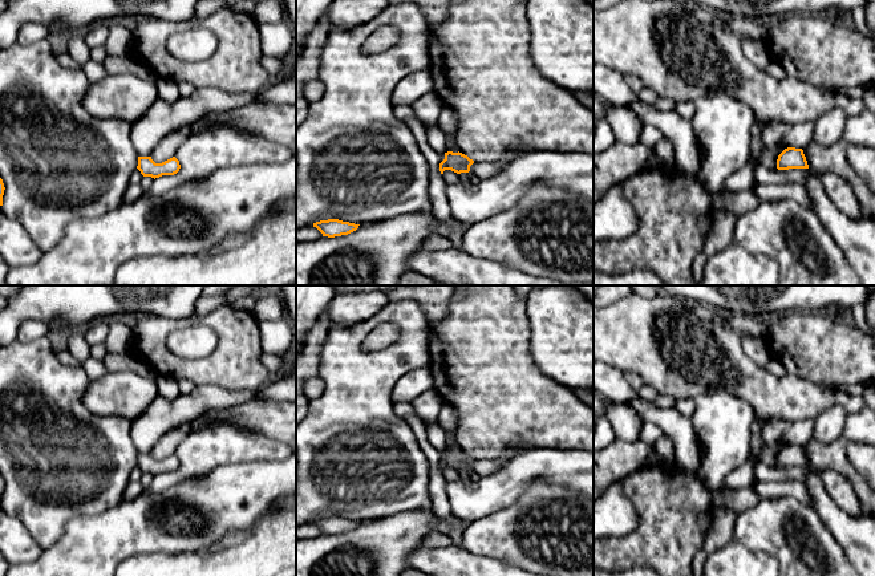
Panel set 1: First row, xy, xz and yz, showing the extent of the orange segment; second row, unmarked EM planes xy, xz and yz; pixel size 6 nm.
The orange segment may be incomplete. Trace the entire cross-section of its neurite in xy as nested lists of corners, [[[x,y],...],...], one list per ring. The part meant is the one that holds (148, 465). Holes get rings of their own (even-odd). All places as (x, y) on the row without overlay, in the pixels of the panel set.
[[[138,454],[137,466],[143,474],[159,475],[162,472],[174,472],[179,468],[179,458],[173,454],[162,461],[155,461],[151,454]]]

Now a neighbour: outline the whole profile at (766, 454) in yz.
[[[756,418],[752,426],[752,454],[767,467],[777,468],[778,453],[787,446],[785,442],[777,445],[767,445],[763,441],[763,423]]]

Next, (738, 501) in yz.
[[[752,488],[713,491],[713,508],[726,507],[742,512],[758,504],[761,498]]]

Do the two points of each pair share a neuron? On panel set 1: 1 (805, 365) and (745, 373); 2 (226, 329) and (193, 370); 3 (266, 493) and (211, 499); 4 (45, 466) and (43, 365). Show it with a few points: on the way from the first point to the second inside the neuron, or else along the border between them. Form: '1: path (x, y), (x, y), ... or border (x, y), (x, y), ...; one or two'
1: border (786, 372), (815, 382); two
2: path (226, 343), (226, 348), (206, 368); one
3: path (252, 493), (240, 493), (225, 499); one
4: path (45, 441), (43, 390); one

